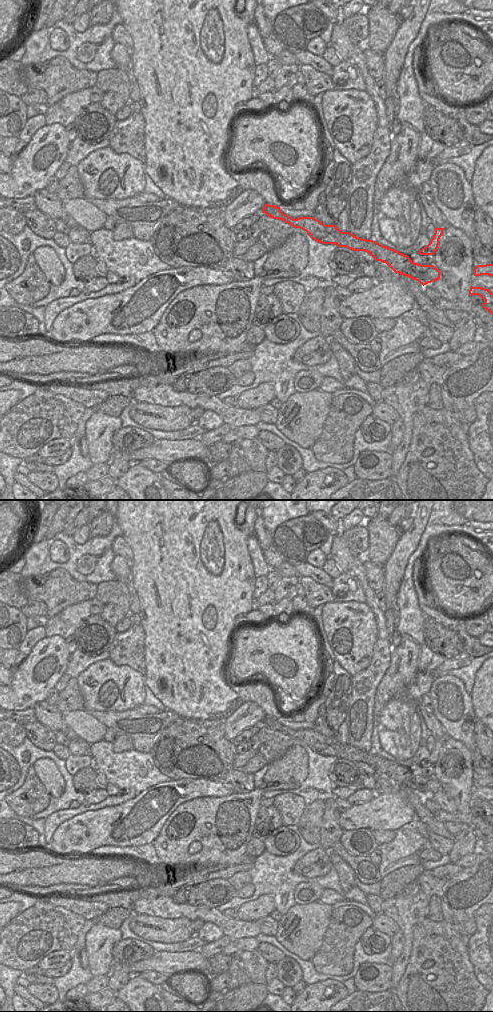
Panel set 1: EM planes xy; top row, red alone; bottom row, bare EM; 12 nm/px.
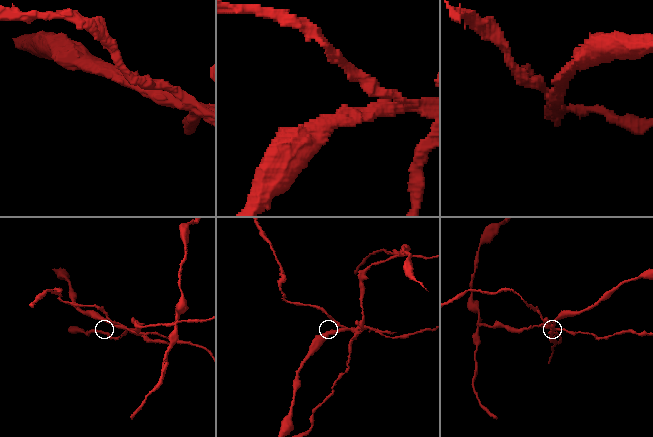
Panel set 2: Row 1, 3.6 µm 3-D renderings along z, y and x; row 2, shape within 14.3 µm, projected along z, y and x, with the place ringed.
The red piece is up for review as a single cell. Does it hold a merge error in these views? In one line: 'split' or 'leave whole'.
split

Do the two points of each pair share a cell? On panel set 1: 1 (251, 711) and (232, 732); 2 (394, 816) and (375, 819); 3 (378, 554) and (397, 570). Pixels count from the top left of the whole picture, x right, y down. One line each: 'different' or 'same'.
1: same
2: same
3: different

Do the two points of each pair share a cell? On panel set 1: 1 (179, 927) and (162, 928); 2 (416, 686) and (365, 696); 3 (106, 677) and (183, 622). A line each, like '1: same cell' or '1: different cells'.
1: same cell
2: different cells
3: different cells

